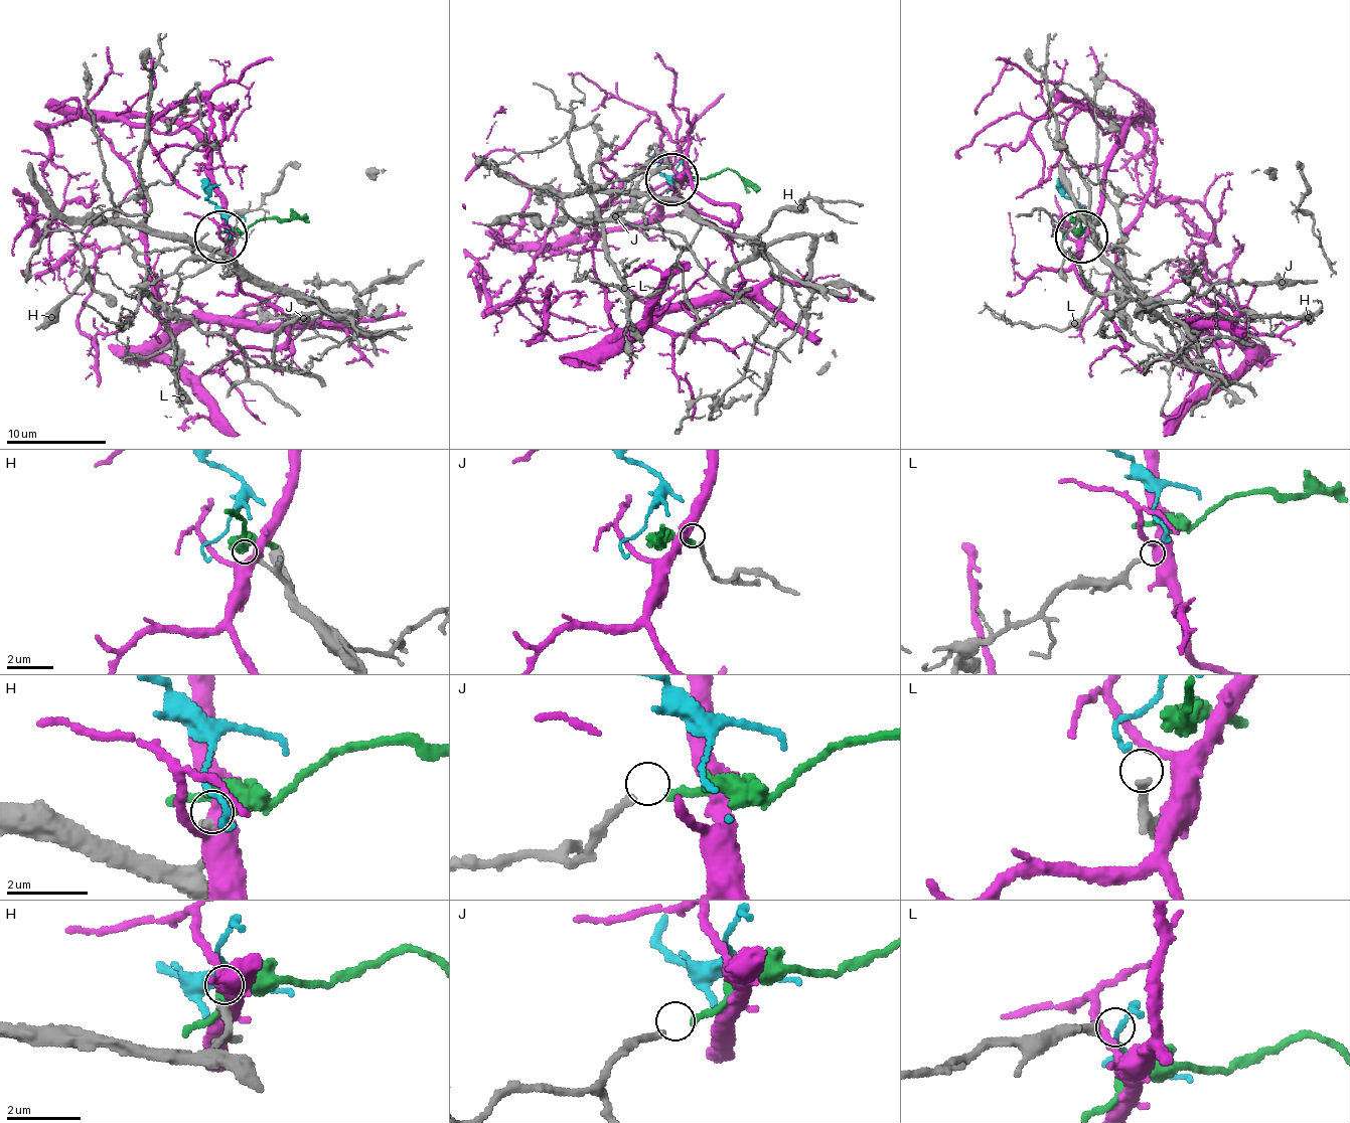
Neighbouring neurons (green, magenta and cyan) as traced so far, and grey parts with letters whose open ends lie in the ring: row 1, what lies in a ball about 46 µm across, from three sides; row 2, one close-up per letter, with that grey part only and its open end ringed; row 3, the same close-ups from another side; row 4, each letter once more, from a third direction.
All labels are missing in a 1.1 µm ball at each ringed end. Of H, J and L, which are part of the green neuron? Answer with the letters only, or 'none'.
J

